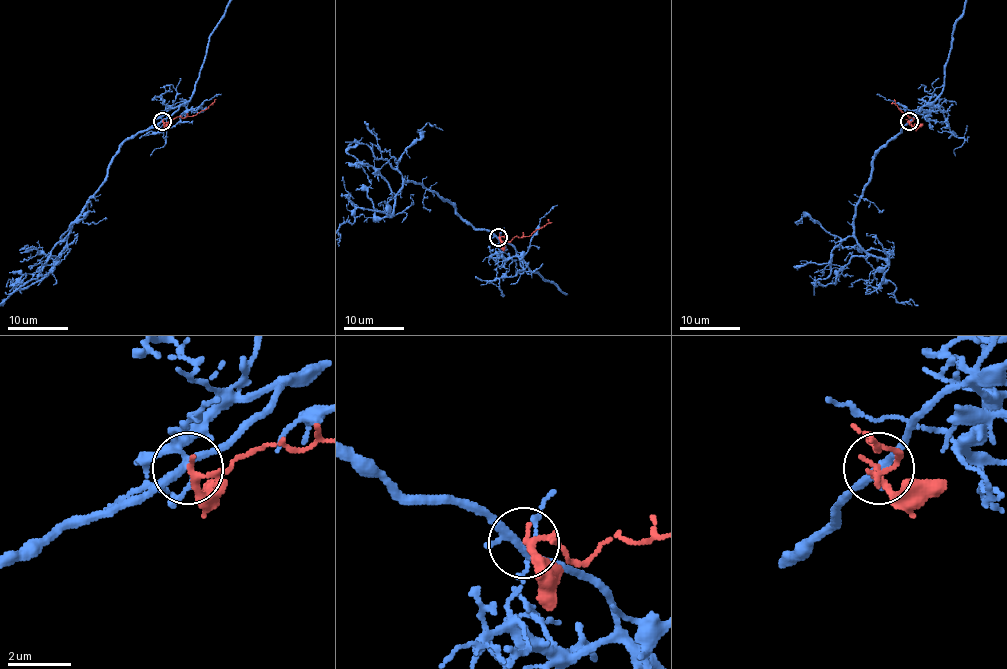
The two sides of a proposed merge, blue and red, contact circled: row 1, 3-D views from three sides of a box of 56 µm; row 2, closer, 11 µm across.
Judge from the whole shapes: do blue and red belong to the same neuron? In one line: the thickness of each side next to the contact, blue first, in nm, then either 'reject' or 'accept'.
200/160 nm | reject

